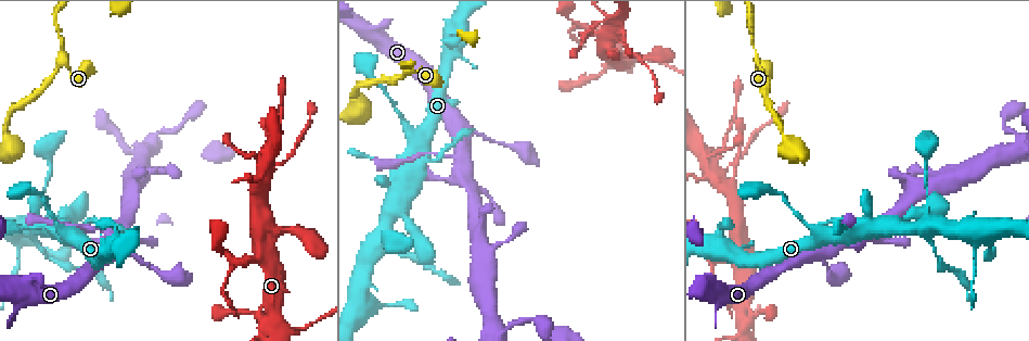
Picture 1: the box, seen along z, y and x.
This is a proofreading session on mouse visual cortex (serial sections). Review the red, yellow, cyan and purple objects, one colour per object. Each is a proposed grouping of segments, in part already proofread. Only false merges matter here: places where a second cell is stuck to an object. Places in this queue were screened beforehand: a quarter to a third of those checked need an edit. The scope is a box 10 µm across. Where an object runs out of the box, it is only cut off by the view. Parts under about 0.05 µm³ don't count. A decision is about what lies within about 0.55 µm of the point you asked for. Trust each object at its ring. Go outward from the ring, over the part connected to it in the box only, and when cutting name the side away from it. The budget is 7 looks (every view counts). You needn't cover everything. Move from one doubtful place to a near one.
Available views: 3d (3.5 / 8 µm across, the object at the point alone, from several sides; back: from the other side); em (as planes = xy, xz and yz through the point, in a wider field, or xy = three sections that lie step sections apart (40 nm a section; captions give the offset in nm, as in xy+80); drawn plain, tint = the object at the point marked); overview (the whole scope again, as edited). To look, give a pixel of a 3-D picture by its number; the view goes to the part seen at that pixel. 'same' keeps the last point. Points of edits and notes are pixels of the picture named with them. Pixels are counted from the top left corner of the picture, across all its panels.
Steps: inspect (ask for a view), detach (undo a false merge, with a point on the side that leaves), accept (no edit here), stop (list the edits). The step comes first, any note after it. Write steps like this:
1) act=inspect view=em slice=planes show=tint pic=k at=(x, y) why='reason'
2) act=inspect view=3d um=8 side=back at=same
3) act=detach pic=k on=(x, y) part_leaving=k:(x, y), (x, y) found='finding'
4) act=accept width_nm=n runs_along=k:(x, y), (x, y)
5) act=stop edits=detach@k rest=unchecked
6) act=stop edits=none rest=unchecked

act=inspect view=3d um=8 side=back pic=1 at=(61, 45)

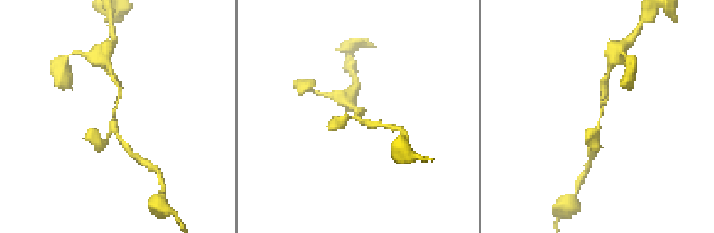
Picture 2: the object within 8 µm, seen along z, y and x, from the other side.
act=inspect view=em slice=xy step=1 show=tint at=same arms=3 arm_widths_nm=100,150,200 why='shape alone is not enough'

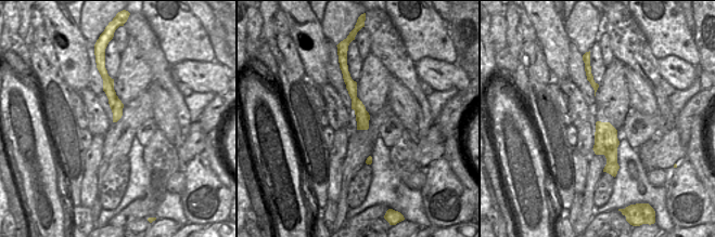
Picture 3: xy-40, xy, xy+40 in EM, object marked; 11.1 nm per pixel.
act=accept width_nm=160 runs_along=2:(102, 144), (115, 123), (119, 86) found='one cell here'

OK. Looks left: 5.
act=inspect view=3d um=3.5 pic=1 at=(45, 255) why='thick turns thin'

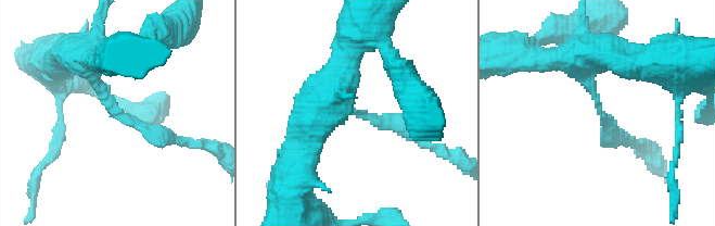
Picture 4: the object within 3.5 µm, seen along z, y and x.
act=inspect view=em slice=xy step=1 show=tint pic=4 at=(354, 110) arm_widths_nm=250,450

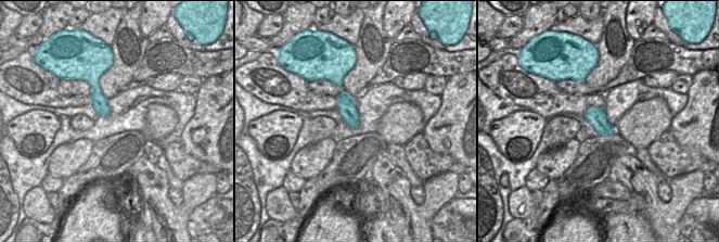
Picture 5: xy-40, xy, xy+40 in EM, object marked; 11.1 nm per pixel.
act=inspect view=em slice=planes show=tint at=same

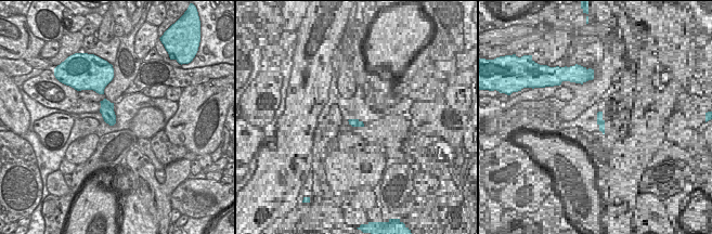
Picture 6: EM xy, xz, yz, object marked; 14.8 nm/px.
act=accept runs_along=4:(94, 57), (111, 110), (171, 140) found='all the same cell'

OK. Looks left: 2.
act=inspect view=3d um=3.5 side=back pic=1 at=(259, 258) why='four-way junction'

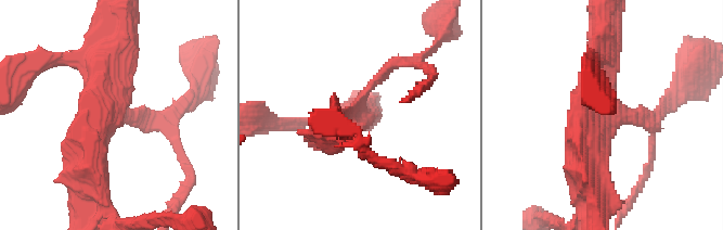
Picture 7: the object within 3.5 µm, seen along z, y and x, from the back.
act=inspect view=em slice=planes show=tint pic=7 at=(363, 97) arms=4 arm_widths_nm=150,250,350,400 why='now the EM'

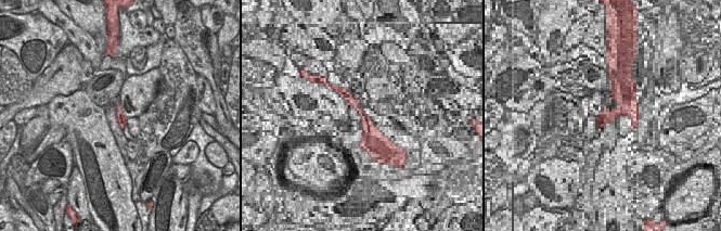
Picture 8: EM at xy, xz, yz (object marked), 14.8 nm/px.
act=accept runs_along=7:(335, 135), (382, 74), (415, 60) found='all the same cell'

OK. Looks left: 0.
act=stop edits=none rest=unchecked

